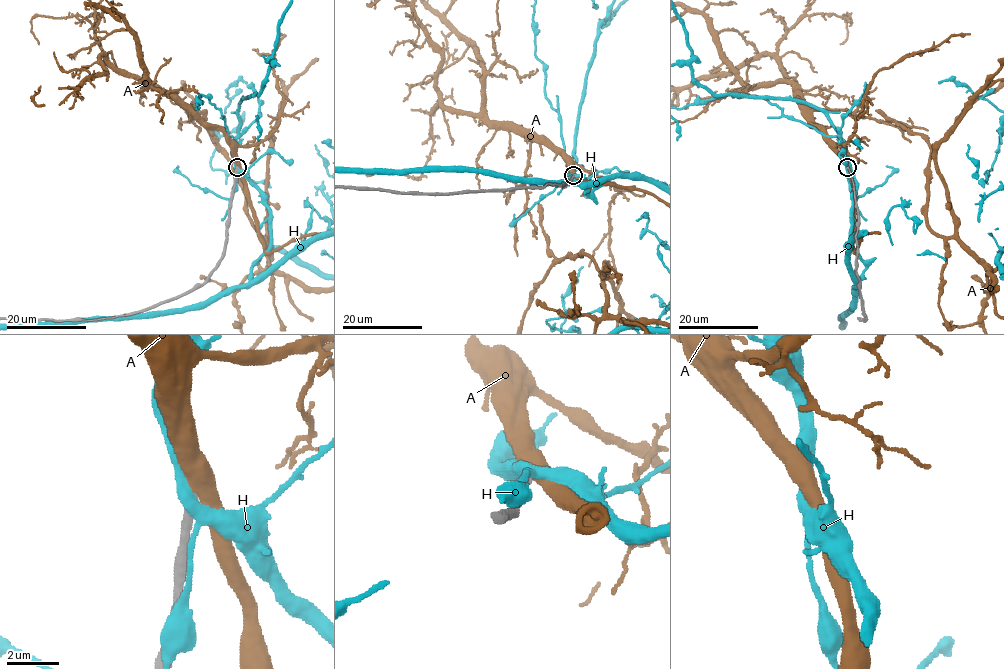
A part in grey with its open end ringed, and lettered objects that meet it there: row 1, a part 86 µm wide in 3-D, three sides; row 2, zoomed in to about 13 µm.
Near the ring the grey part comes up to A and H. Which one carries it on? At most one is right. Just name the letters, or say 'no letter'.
A

